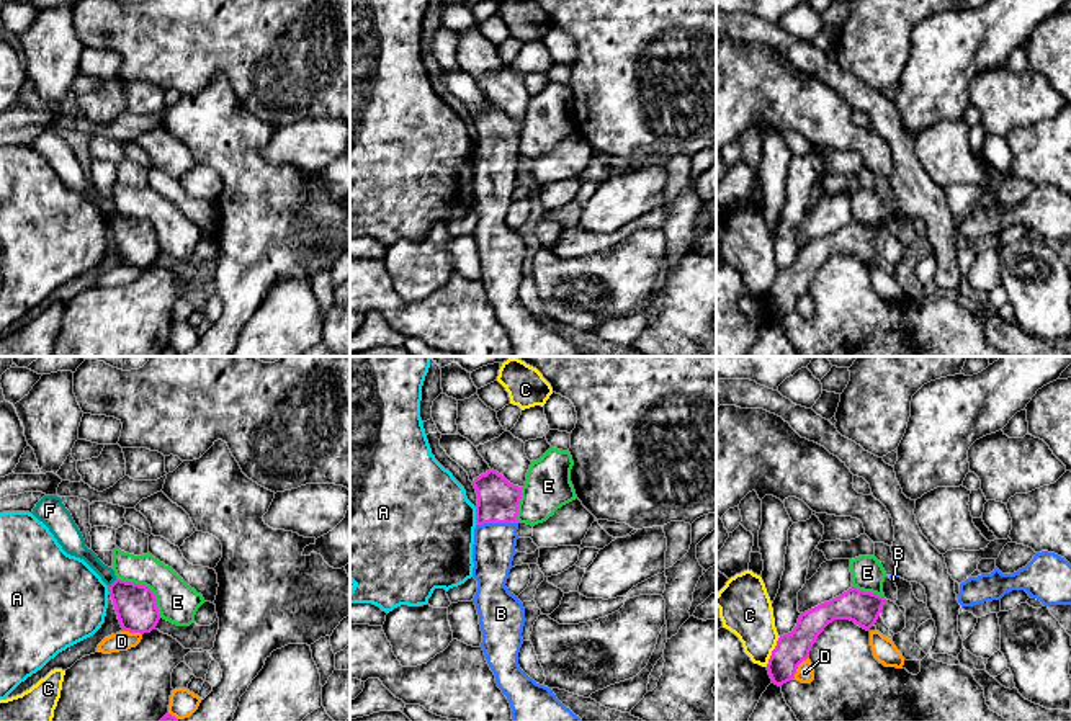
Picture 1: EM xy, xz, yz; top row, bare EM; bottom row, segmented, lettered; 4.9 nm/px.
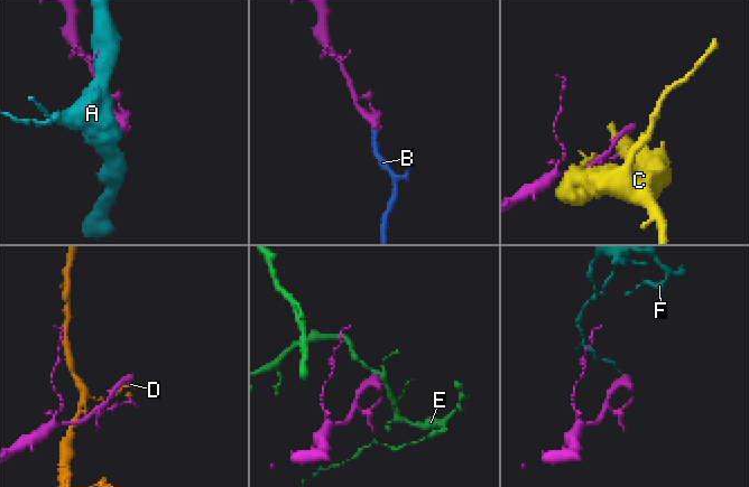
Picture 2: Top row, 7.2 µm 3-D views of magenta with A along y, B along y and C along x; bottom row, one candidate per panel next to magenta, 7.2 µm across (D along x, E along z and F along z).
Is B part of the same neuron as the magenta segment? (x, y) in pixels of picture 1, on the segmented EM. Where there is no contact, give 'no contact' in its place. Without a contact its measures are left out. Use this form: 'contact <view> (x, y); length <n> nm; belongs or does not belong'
contact xz (497, 522); length 200 nm; belongs

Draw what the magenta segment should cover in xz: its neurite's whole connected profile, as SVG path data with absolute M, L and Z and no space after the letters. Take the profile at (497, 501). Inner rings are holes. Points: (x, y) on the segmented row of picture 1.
M489 469L473 481L477 494L476 528L473 544L473 577L477 580L477 592L473 598L482 631L481 647L486 661L495 675L495 683L507 696L513 721L582 721L566 708L551 688L536 683L518 665L518 652L523 644L525 608L523 603L505 587L517 554L518 504L522 487L510 484L502 474Z

